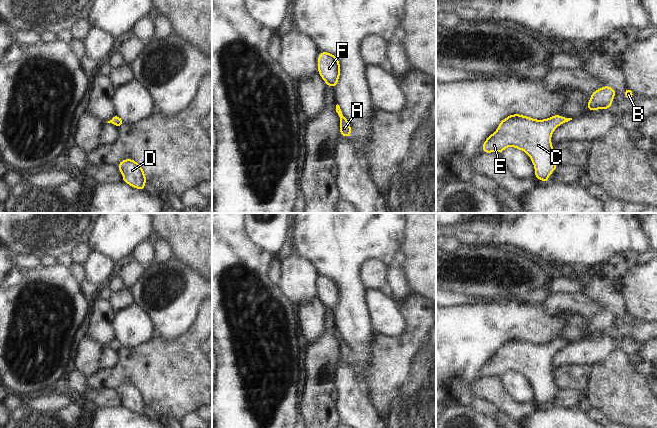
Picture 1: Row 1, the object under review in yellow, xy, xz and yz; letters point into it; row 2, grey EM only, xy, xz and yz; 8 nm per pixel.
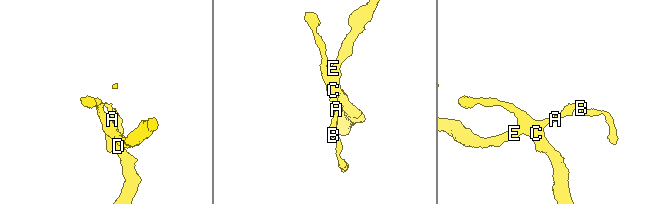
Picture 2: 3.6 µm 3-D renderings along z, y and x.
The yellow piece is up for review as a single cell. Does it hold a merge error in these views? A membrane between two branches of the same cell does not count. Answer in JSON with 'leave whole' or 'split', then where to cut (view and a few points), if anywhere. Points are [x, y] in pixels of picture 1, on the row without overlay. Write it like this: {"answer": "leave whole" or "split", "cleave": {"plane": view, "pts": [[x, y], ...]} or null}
{"answer": "leave whole", "cleave": null}

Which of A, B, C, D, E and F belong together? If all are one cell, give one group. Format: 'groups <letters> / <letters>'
groups A B C D E F

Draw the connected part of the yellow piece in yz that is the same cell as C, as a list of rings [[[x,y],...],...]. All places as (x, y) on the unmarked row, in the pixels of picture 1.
[[[519,338],[503,343],[497,354],[484,366],[484,377],[501,377],[509,370],[523,374],[531,382],[535,391],[535,402],[548,406],[548,401],[558,391],[553,383],[551,360],[561,348],[572,344],[554,339],[544,344],[536,344]]]

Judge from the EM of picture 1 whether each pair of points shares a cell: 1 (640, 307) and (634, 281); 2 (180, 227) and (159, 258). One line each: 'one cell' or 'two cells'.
1: one cell
2: two cells

